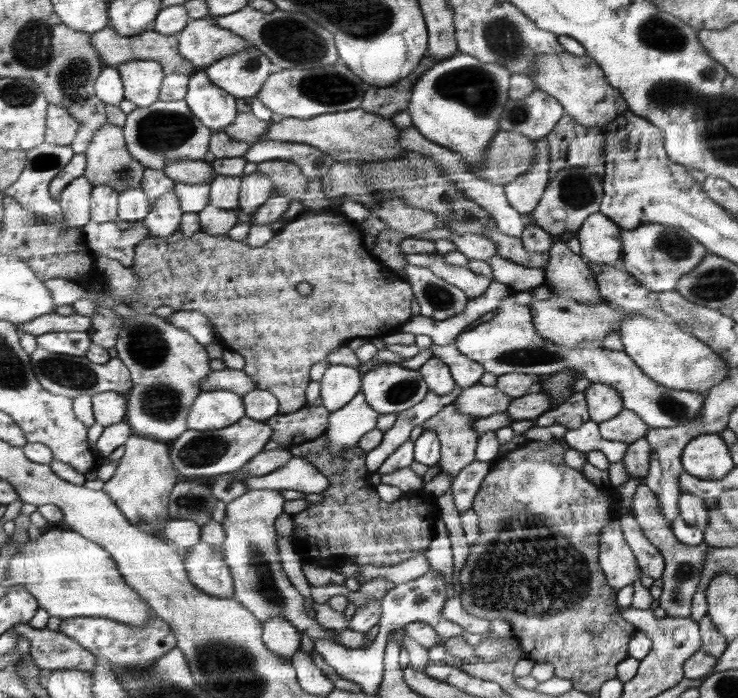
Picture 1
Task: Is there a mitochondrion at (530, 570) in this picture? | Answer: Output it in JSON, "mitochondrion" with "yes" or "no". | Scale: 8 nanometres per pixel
{"mitochondrion":"yes"}

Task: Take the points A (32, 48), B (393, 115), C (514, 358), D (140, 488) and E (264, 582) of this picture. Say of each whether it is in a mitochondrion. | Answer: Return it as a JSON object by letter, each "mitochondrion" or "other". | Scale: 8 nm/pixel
{"A":"mitochondrion","B":"other","C":"mitochondrion","D":"other","E":"mitochondrion"}

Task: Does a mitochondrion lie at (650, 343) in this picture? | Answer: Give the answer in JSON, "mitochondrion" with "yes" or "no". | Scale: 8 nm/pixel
{"mitochondrion":"no"}

